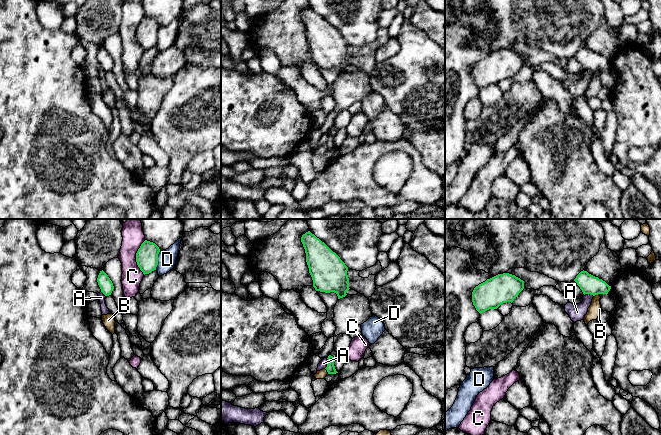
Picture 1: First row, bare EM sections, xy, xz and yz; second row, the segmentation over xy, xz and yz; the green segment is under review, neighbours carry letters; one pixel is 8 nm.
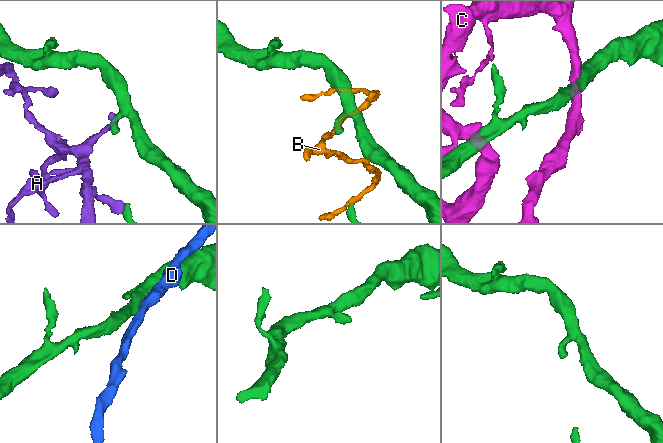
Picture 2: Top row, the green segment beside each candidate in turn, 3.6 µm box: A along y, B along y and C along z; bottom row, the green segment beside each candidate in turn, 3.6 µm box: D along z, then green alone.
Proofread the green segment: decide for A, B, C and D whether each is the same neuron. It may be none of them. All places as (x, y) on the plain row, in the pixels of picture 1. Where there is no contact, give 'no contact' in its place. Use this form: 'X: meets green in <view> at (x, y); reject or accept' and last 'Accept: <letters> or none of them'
A: meets green in xz at (328, 139); reject
B: meets green in yz at (596, 70); reject
C: meets green in xy at (136, 33); reject
D: meets green in xy at (157, 36); reject
Accept: none of them

